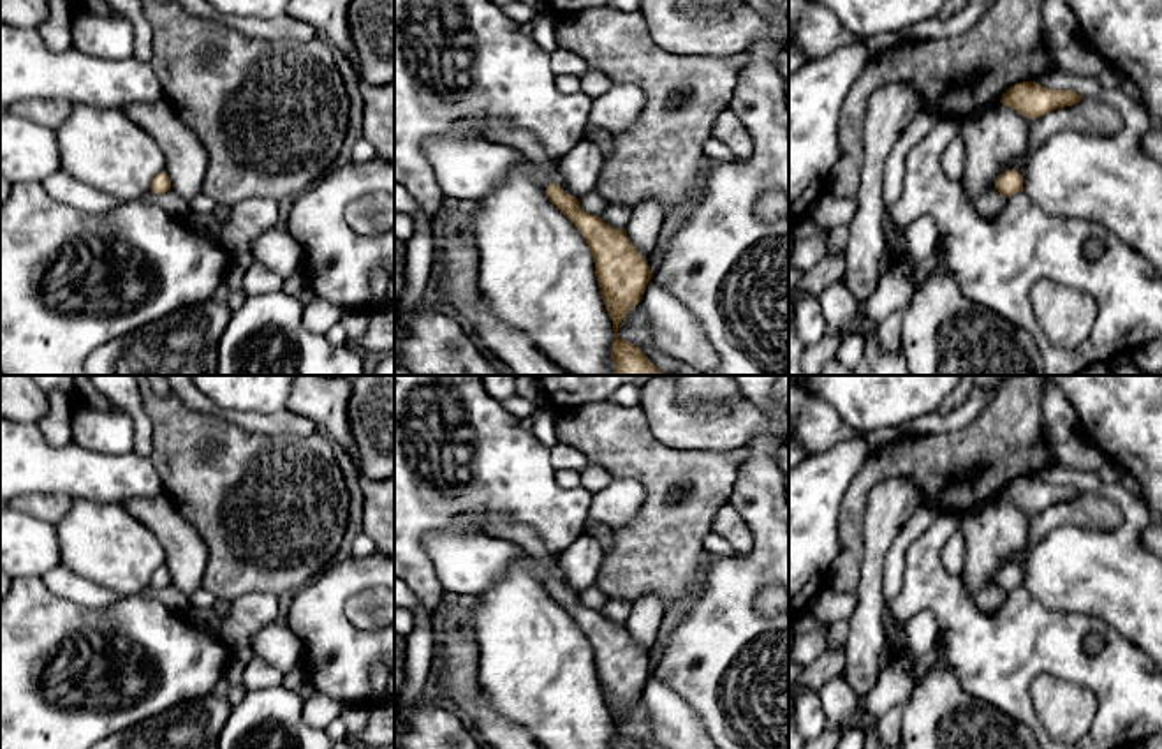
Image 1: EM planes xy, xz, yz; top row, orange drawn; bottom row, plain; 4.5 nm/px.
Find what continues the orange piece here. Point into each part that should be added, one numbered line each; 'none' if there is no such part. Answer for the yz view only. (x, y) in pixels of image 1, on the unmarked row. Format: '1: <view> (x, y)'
none

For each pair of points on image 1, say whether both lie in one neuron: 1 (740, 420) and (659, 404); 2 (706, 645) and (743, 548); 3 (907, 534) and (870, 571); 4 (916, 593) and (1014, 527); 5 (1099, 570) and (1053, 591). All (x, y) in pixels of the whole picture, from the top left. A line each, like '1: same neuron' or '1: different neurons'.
1: same neuron
2: different neurons
3: different neurons
4: different neurons
5: same neuron

